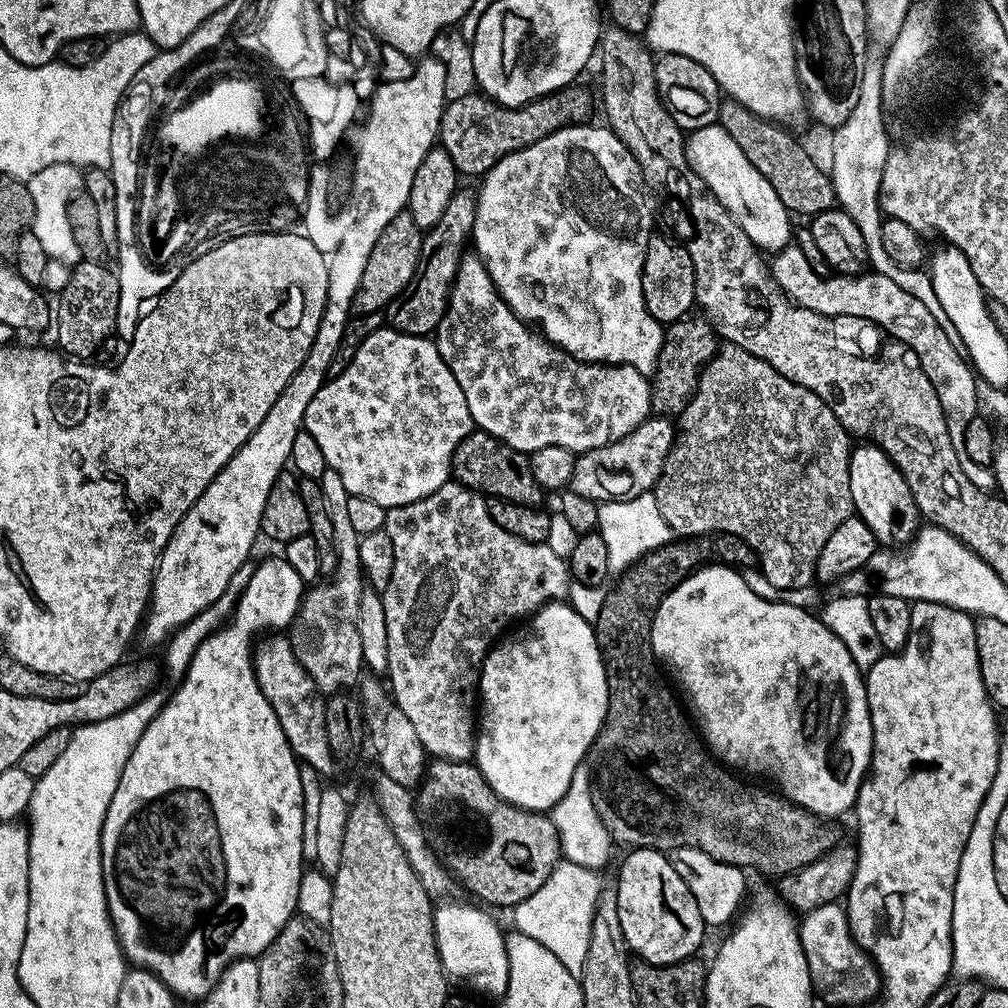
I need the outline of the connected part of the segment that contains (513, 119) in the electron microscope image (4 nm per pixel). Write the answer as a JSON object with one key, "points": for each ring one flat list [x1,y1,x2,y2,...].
{"points":[[576,87,561,88,559,92,531,100,520,108,503,108,483,94,447,101,440,119,439,147,450,154,450,162,454,162,461,177,483,177,484,173,511,152,522,150,546,138,551,132,557,132,559,128,585,123,591,117,588,115,592,112,592,96,586,89]]}

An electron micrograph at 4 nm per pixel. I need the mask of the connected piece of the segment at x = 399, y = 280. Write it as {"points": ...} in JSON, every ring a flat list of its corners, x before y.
{"points":[[407,210,398,213,390,222,390,226,386,226,386,230,378,234,378,242,374,242,370,258,366,258,366,270,362,270,362,282,358,282,358,290,352,299,352,312,355,315,383,313,388,303,398,294,402,294,410,278,414,278,423,241,424,232]]}

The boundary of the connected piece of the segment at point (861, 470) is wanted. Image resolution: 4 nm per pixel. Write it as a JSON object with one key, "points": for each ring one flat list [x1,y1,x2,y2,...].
{"points":[[864,442,861,445,861,448,853,447,850,452,850,494,855,515,862,517,866,526,870,526,870,530,881,545,907,545,922,524,922,517,914,502,914,494,910,494,910,486,906,486,906,478,902,478,895,462,882,449,871,442]]}

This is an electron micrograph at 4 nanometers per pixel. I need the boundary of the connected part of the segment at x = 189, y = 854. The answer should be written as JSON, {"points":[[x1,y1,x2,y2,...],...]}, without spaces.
{"points":[[283,558,264,560,257,568,251,569,251,574,250,582,244,587,244,593,238,597,232,609,232,615,223,626,200,643,190,666,182,673,181,680,184,681,181,682,180,689,173,696,167,697,164,707,146,726,142,738,138,738,126,762,126,770,122,770,122,778,118,778,118,790,114,790,114,798,110,798,110,806,102,822,100,853,104,889,108,913,112,925,116,927,116,937,120,939,120,949,135,967,153,972,173,996,181,1001,203,1001,205,996,210,995,212,988,220,981,220,975,233,960,259,957,260,953,270,946,270,942,274,942,277,934,287,926,288,921,293,919,298,902,298,886,304,860,301,765,292,752,290,742,286,742,286,734,282,734,282,726,270,702,266,702,262,690,256,685,256,673,252,670,252,654,254,641,257,639,256,632,264,634,269,630,284,630,291,625,293,618,296,617,296,611,300,609,306,584,298,578,298,574,294,574,293,568]]}

